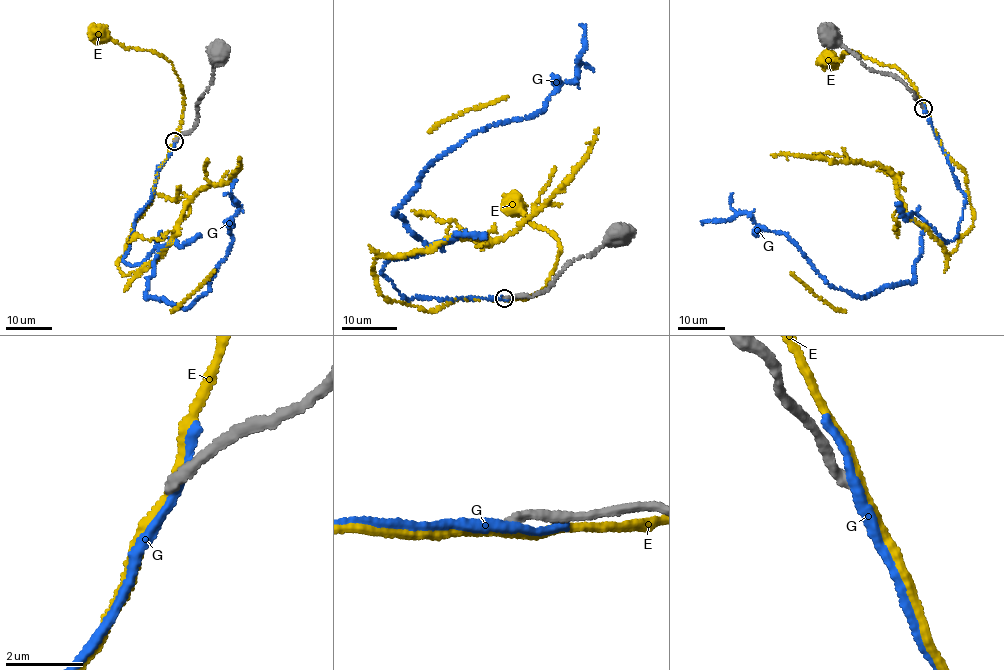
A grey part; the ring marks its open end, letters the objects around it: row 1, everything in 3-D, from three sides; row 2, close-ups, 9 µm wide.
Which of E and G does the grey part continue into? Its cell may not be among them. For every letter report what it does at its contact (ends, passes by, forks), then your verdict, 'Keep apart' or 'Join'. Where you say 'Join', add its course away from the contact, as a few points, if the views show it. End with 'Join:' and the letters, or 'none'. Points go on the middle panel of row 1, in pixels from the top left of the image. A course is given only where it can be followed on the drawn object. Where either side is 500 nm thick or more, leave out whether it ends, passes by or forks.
E: It passes by. Keep apart
G: It passes by. Keep apart
Join: none

